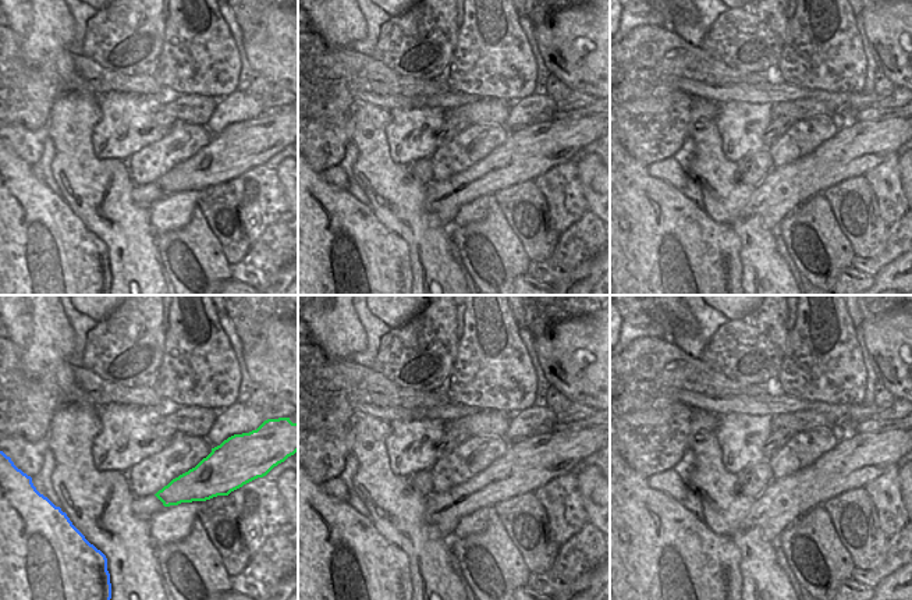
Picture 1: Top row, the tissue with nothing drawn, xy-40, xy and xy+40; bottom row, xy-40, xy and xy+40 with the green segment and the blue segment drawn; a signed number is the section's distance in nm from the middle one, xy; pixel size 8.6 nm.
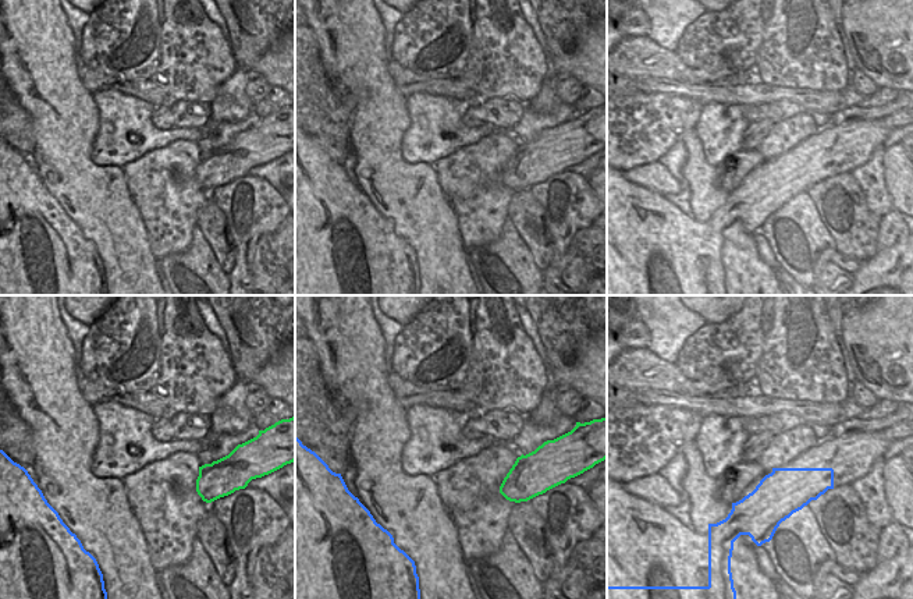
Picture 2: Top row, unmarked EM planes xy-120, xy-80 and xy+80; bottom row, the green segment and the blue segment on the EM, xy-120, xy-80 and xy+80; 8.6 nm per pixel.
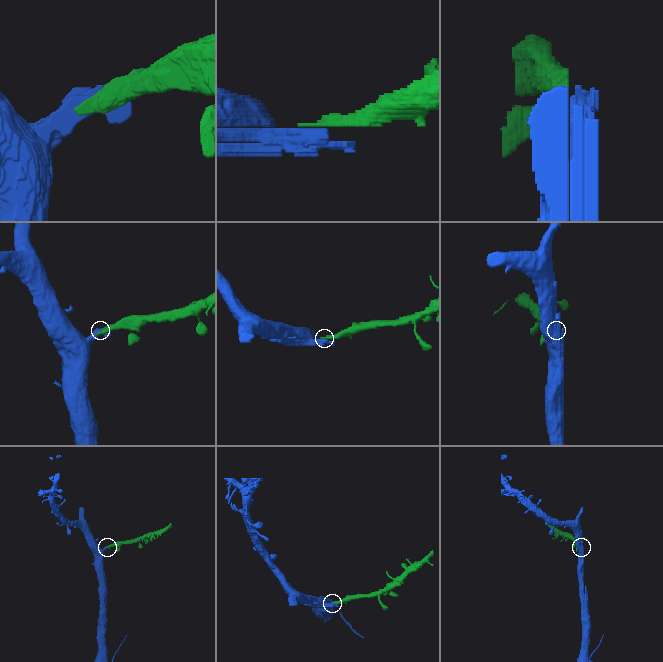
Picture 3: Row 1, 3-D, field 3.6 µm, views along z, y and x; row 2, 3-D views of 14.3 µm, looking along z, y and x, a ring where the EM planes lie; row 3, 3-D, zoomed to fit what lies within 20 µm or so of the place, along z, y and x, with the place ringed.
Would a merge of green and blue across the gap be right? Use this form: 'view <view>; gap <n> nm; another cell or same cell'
view xy-40; gap 650 nm; same cell

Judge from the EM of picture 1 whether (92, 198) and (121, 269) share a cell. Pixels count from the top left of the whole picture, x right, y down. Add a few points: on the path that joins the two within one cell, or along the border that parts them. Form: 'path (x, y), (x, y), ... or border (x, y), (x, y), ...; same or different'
path (98, 216), (117, 237), (117, 251); same

